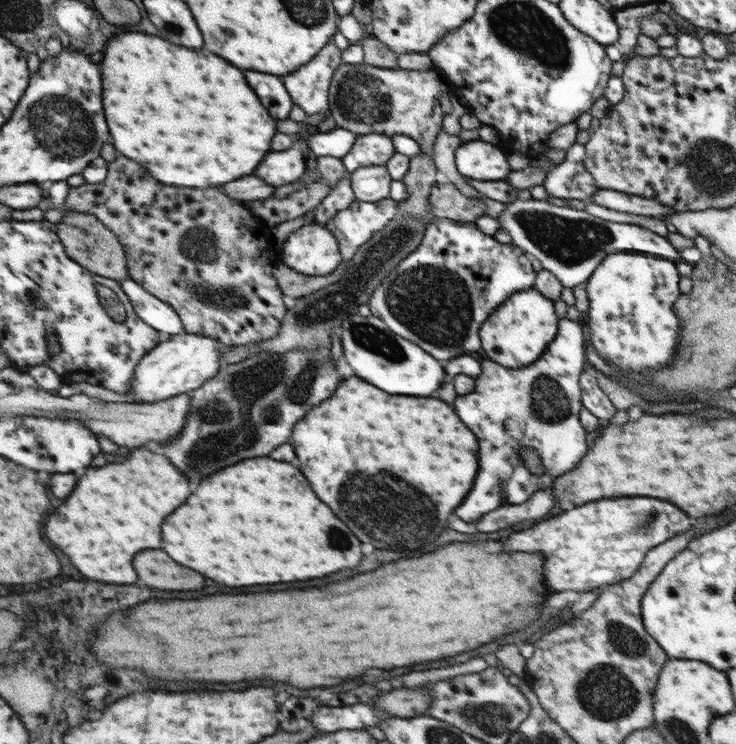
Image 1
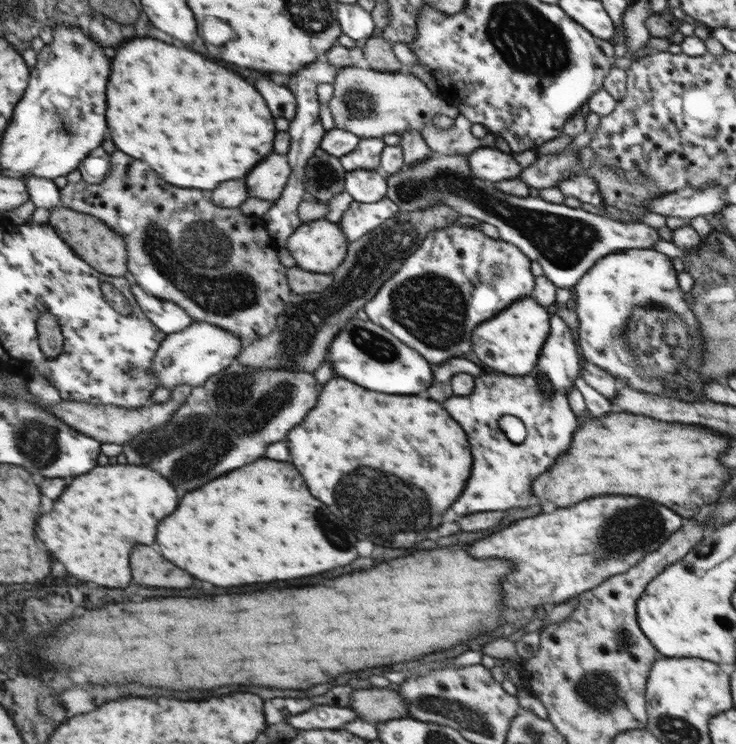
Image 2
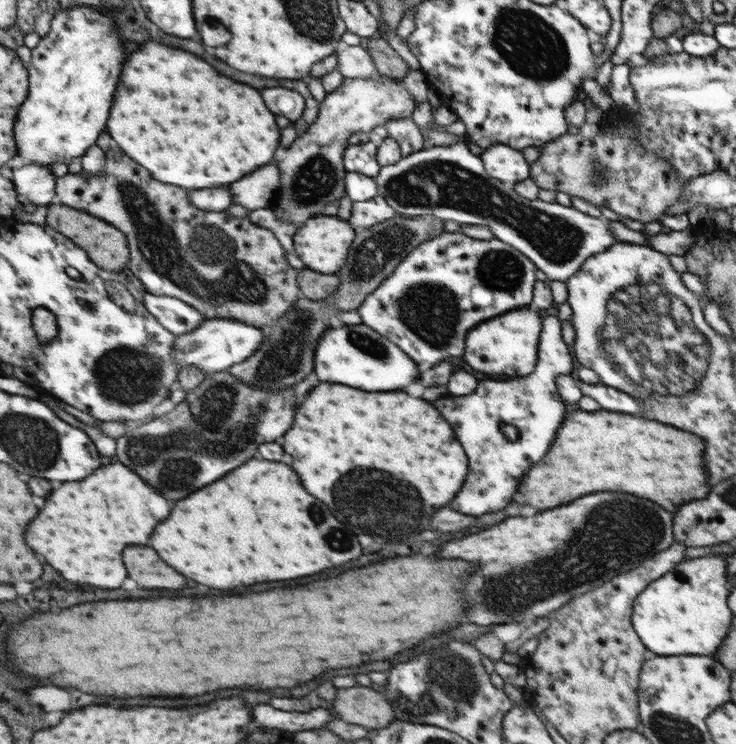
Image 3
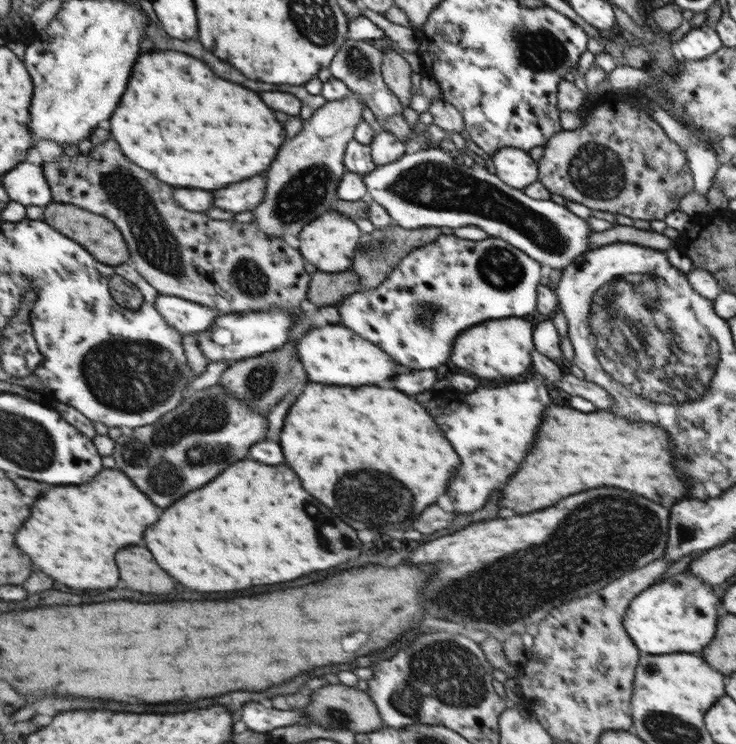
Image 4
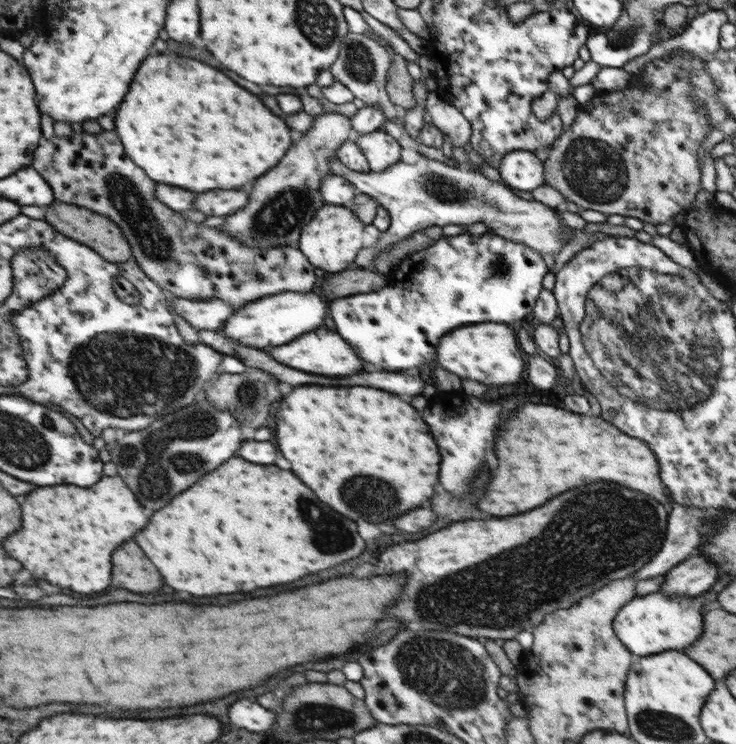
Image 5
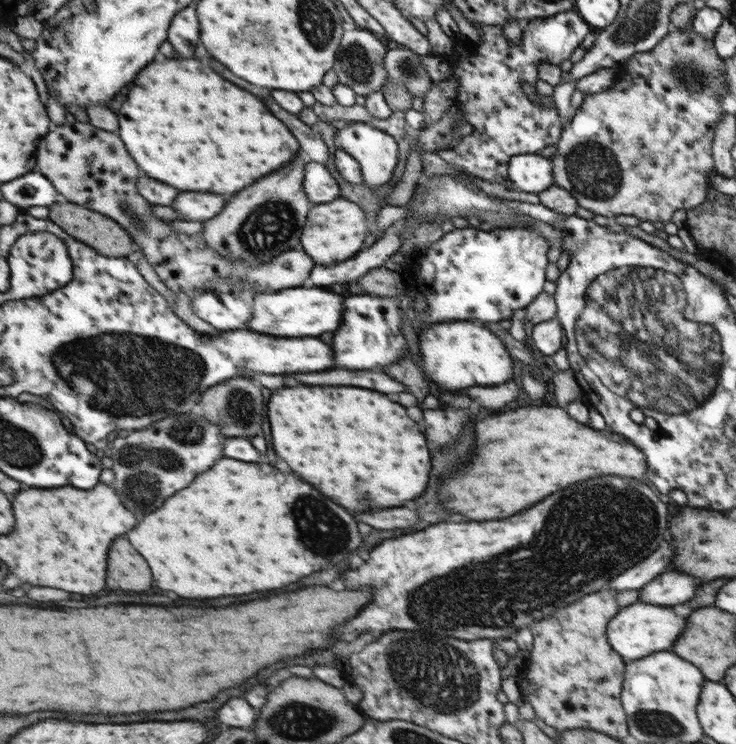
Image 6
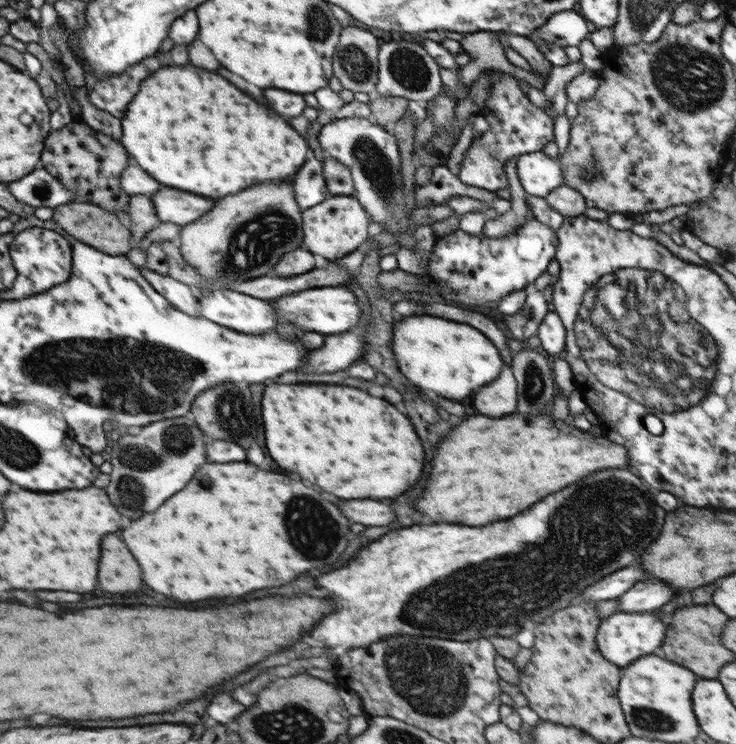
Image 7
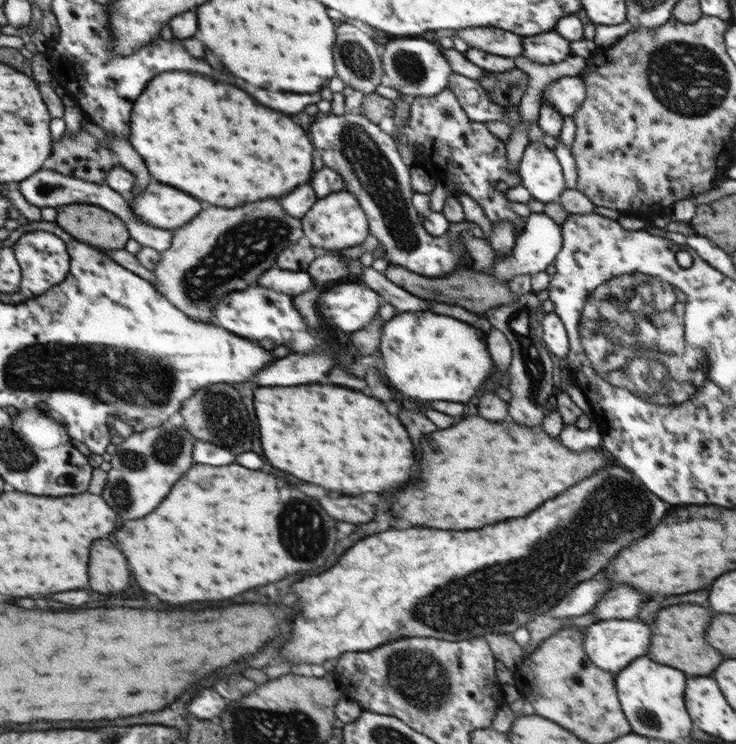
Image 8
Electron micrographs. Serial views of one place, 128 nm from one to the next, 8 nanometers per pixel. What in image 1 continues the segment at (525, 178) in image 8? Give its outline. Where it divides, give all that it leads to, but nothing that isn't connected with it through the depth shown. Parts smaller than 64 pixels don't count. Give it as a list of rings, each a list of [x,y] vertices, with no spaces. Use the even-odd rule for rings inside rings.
[[[480,139],[461,143],[454,152],[457,172],[473,180],[504,180],[509,174],[509,166],[496,146]]]

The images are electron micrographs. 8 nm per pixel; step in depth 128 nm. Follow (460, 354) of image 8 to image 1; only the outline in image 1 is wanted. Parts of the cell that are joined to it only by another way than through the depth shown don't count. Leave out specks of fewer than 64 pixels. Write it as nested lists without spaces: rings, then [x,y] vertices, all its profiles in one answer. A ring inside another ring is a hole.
[[[533,286],[517,291],[511,300],[504,300],[503,306],[494,309],[495,316],[488,316],[487,324],[481,324],[479,328],[479,338],[483,340],[481,350],[489,360],[499,360],[499,364],[507,364],[507,368],[521,368],[533,363],[545,353],[559,331],[553,302]]]

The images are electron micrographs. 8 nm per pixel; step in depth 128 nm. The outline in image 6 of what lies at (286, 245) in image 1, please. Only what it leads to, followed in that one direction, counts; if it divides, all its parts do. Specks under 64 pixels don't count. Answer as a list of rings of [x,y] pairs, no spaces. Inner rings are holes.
[[[340,197],[333,202],[314,205],[304,226],[302,245],[316,263],[329,266],[351,259],[351,256],[361,248],[365,232],[365,218],[359,206]]]

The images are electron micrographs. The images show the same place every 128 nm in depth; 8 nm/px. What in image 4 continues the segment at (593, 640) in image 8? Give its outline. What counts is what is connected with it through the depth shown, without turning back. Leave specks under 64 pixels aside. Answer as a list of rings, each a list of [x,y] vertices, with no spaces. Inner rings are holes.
[[[685,571],[677,572],[635,596],[631,612],[627,612],[627,632],[631,632],[630,639],[643,648],[643,653],[699,652],[713,638],[717,608],[719,598],[708,584]]]

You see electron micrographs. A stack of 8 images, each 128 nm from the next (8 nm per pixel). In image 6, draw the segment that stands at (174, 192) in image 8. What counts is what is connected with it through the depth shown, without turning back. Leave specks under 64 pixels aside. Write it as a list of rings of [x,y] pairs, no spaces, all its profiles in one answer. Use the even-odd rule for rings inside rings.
[[[183,192],[172,204],[185,220],[206,221],[222,214],[227,204],[225,196],[211,192]]]

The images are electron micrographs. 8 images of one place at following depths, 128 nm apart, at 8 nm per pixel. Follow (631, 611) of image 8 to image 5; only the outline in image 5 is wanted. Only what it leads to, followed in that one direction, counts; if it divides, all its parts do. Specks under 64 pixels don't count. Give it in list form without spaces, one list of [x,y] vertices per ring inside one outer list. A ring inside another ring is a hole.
[[[691,556],[665,574],[665,582],[661,584],[660,590],[663,594],[674,598],[697,596],[709,590],[709,586],[715,580],[717,580],[717,566],[703,556]]]

